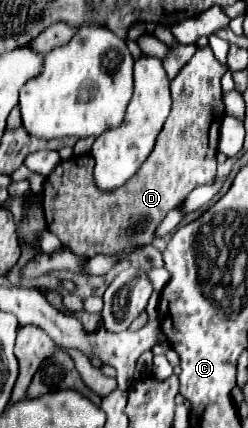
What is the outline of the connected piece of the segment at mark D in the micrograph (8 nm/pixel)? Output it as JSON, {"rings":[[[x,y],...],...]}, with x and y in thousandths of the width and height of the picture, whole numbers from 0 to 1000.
{"rings":[[[798,112],[774,140],[685,192],[694,257],[629,322],[613,360],[573,393],[460,449],[411,449],[379,430],[379,369],[363,360],[250,374],[185,416],[169,481],[194,537],[298,593],[468,593],[589,575],[621,561],[637,519],[815,430],[871,425],[879,299],[903,276],[887,182],[911,154],[879,150],[855,117]]]}

